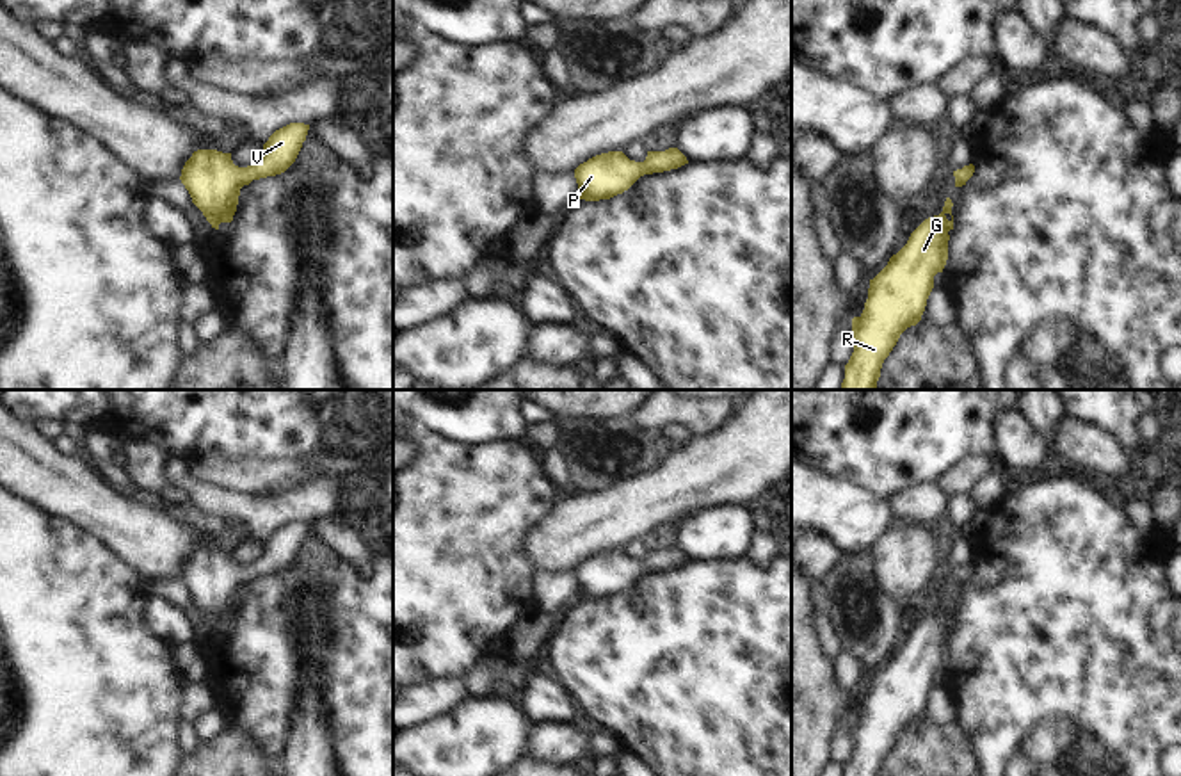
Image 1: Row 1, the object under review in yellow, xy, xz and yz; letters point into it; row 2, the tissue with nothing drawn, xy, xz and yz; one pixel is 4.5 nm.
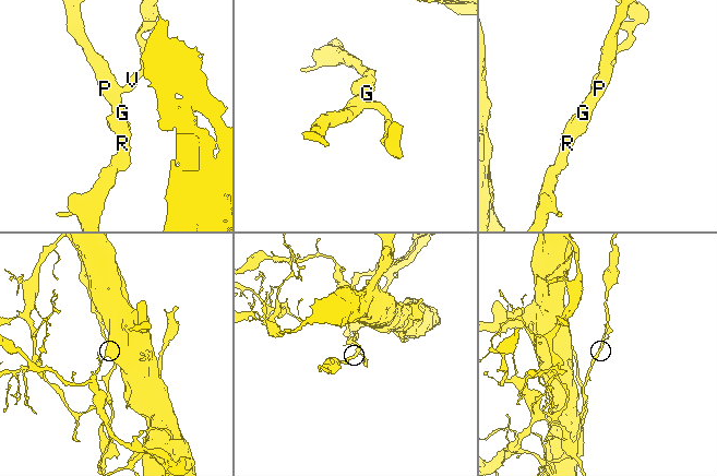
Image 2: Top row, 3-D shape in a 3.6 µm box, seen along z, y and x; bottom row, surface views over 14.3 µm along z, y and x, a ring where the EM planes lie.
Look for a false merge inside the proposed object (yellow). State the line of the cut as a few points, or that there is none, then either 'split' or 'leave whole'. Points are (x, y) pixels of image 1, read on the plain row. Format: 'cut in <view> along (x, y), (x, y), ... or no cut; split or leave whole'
no cut; leave whole

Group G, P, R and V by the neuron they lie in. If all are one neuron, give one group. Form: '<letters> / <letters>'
G P R V

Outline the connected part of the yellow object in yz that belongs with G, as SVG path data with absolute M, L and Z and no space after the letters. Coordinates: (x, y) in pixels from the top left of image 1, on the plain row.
M946 596L943 610L925 618L870 678L864 708L852 717L854 751L845 764L845 776L880 776L882 762L900 733L921 719L934 675L943 671L948 659L952 605Z

